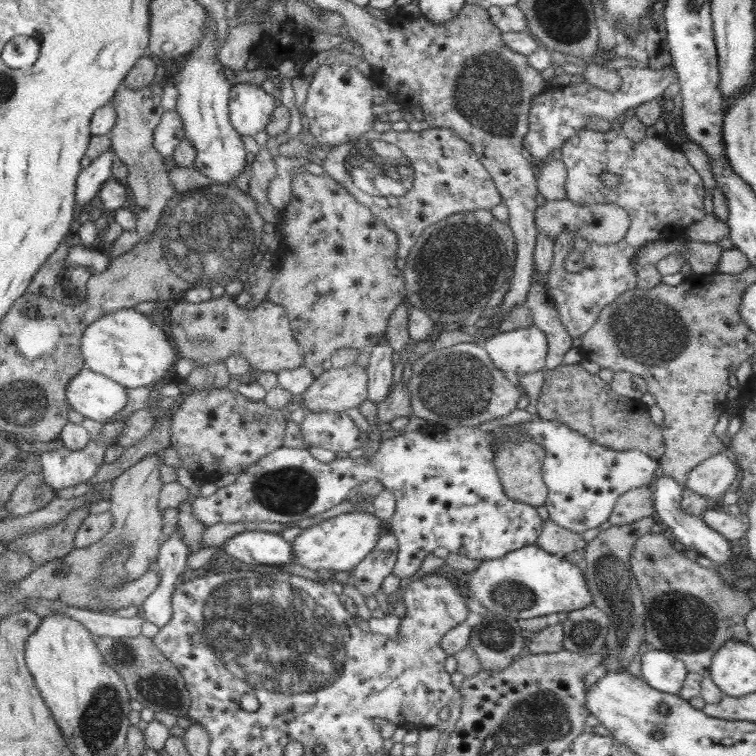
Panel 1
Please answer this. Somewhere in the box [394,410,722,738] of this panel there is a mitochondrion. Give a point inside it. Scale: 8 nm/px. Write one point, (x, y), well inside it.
(684, 624)

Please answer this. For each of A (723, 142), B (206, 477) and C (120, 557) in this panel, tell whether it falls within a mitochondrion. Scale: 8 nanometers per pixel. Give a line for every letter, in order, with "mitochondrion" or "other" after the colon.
A: other
B: other
C: mitochondrion

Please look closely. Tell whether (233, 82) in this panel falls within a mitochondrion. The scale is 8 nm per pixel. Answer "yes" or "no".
no

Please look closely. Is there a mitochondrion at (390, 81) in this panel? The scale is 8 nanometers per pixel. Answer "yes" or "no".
no

